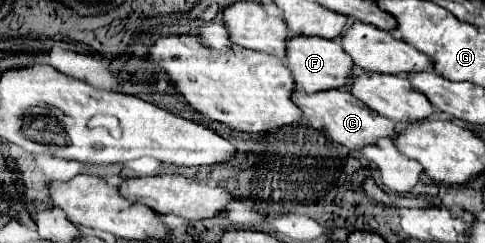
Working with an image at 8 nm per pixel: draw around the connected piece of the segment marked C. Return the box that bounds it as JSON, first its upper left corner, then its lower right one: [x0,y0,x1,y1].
[294,91,398,149]

